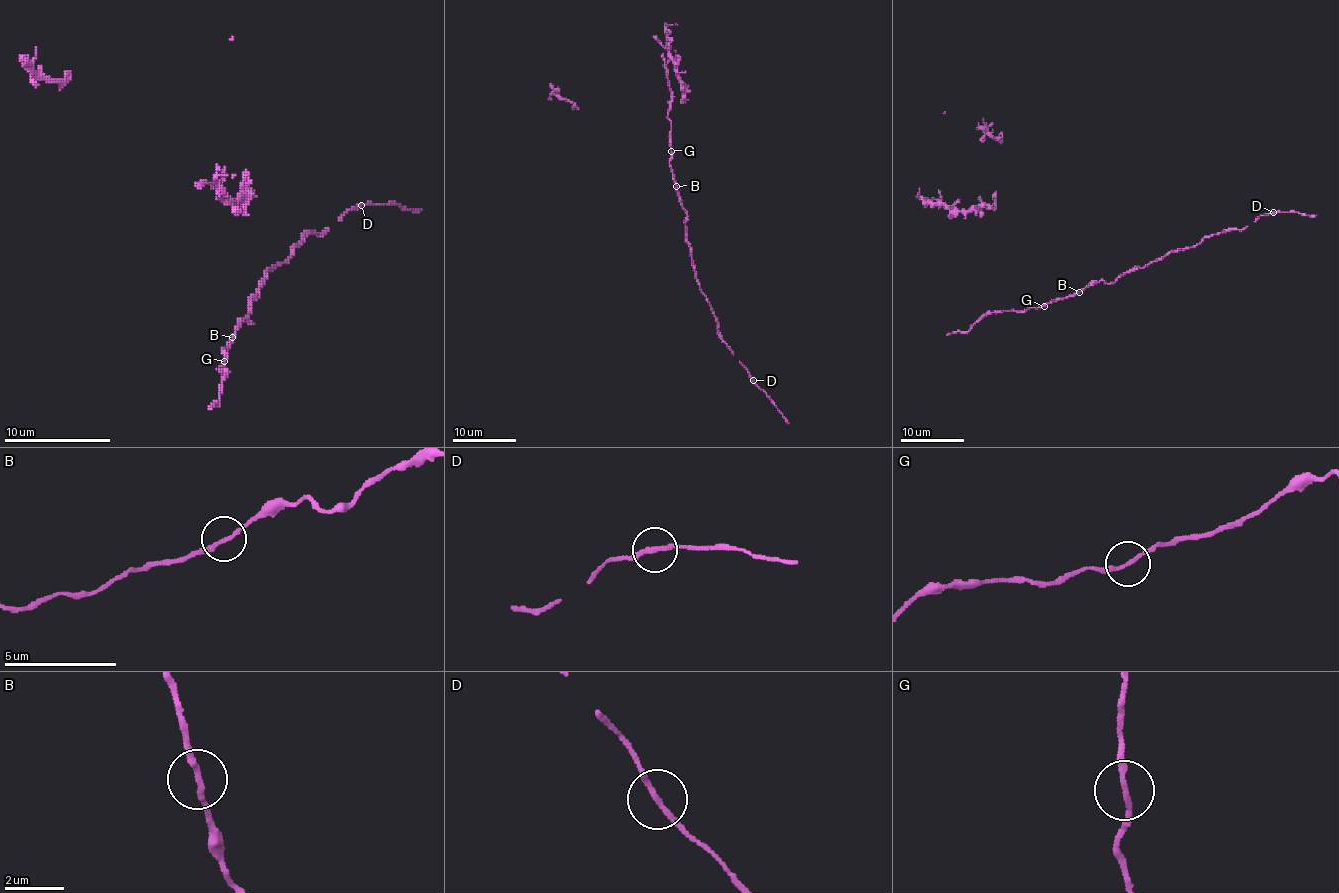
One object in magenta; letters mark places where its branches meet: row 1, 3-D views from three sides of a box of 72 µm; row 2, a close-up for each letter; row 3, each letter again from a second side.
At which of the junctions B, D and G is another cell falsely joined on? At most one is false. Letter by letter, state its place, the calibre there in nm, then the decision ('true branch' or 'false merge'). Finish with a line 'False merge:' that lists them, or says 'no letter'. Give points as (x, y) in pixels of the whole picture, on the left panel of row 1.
B: (232, 337) | 190 nm | true branch
D: (361, 205) | 190 nm | false merge
G: (224, 361) | 170 nm | true branch
False merge: D

